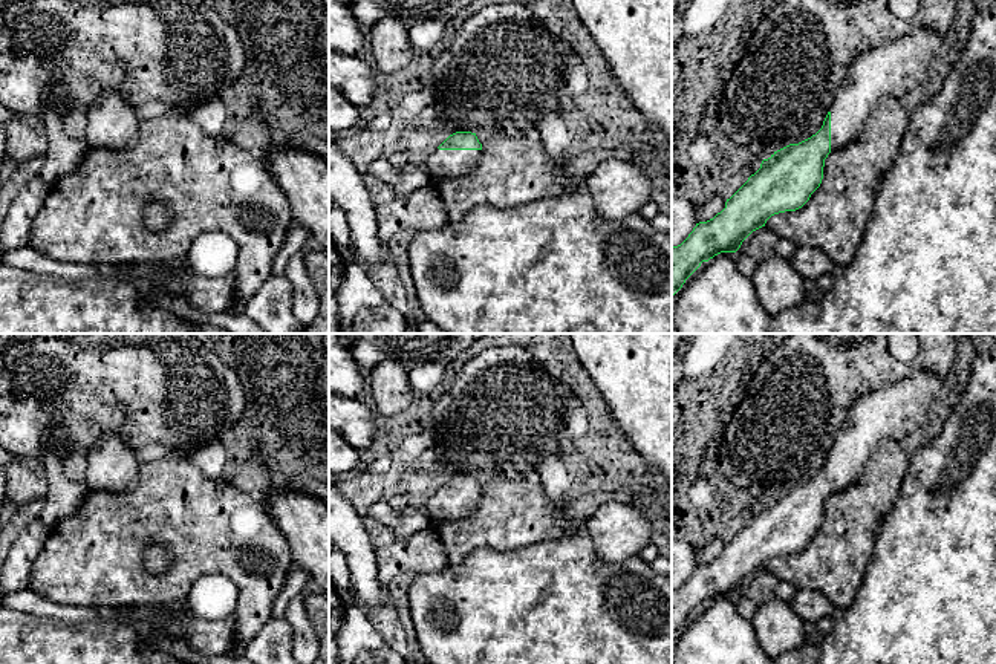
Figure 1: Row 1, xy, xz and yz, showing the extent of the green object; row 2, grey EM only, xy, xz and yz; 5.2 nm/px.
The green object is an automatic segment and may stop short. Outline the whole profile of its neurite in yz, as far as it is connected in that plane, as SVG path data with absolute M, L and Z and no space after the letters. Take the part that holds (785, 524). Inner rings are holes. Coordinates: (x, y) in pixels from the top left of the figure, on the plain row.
M918 372L903 381L884 386L860 396L834 441L822 471L811 480L789 487L763 502L760 511L725 545L725 551L707 565L699 565L688 580L672 589L672 638L701 609L721 595L736 595L742 584L779 555L802 551L823 522L825 502L831 494L849 488L863 473L864 465L881 441L903 442L926 422L935 396L941 393L942 378L933 372Z

